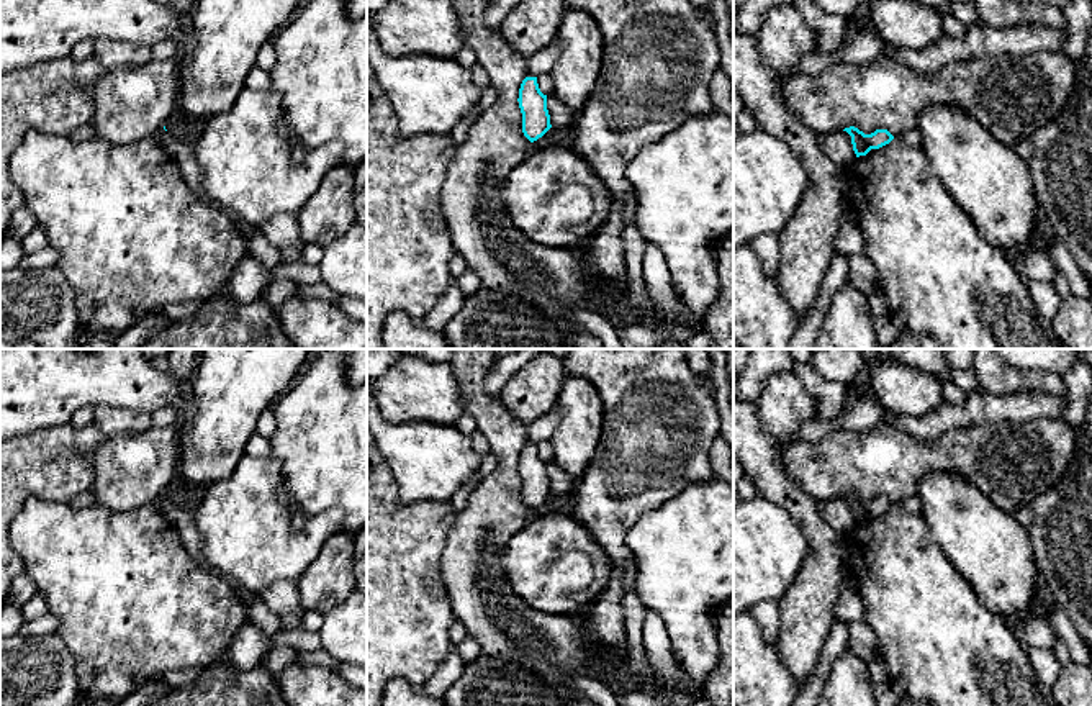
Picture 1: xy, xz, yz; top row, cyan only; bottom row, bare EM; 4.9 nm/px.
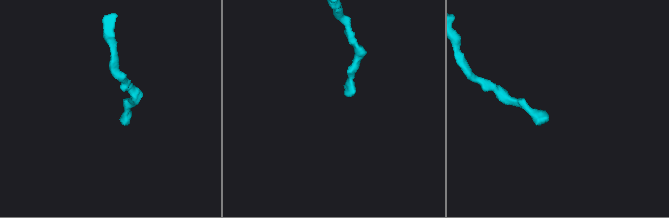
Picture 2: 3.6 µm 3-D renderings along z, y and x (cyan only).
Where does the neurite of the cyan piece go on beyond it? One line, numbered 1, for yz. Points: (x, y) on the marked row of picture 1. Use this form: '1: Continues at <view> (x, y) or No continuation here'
1: No continuation here

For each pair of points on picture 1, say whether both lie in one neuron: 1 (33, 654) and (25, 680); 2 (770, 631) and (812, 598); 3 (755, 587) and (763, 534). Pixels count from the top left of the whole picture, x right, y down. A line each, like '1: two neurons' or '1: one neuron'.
1: one neuron
2: two neurons
3: one neuron

